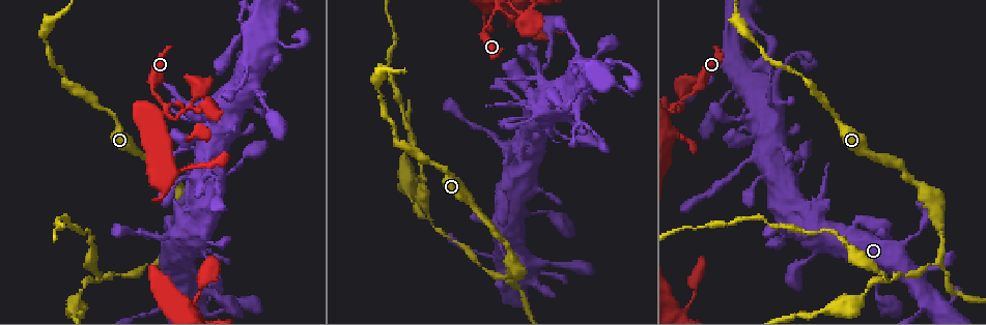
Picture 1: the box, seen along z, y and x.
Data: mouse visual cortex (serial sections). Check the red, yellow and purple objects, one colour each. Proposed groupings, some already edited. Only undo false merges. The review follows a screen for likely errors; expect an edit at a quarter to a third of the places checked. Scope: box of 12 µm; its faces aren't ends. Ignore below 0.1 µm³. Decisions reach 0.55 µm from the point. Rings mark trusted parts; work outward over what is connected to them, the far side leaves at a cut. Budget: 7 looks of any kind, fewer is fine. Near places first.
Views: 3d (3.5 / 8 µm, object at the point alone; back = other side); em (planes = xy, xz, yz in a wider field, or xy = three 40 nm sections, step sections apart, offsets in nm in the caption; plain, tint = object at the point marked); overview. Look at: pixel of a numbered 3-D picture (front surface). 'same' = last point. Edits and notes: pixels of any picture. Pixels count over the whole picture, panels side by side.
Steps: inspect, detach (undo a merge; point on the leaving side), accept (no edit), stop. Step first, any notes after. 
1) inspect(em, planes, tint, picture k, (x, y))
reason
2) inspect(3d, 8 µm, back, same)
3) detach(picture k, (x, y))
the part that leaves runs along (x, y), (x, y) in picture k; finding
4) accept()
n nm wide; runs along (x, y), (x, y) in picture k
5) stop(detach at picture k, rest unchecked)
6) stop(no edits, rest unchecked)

inspect(3d, 8 µm, picture 1, (683, 107))
arms part here

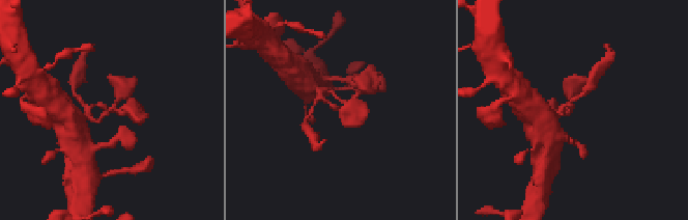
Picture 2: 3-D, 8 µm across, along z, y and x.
inspect(em, xy, step 3, tint, picture 2, (116, 112))
3 arms; arms of 150, 200, 500 nm

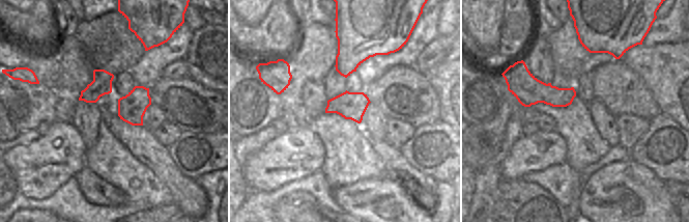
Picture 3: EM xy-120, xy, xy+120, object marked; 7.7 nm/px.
accept()
runs along (321, 98), (336, 108), (347, 103), (355, 111) in picture 2; all the same cell

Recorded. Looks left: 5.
inspect(3d, 3.5 µm, picture 1, (837, 116))
calibre changes

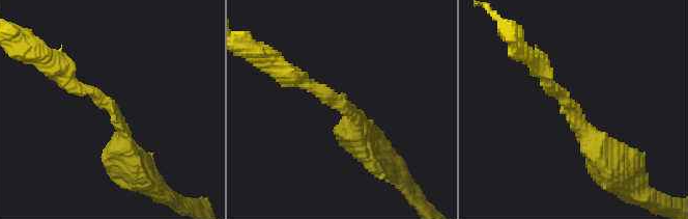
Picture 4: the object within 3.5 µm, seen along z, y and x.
inspect(em, xy, step 1, tint, picture 4, (574, 106))
arms of 200, 400 nm

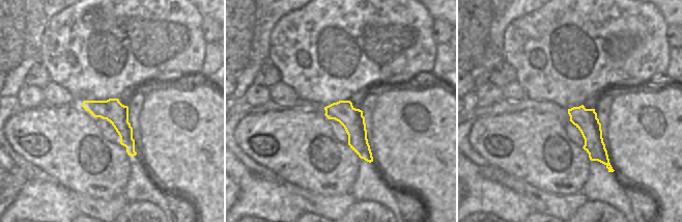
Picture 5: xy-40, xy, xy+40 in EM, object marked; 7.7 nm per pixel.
accept()
all the same cell

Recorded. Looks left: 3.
inspect(3d, 3.5 µm, picture 1, (938, 258))
three arms meet

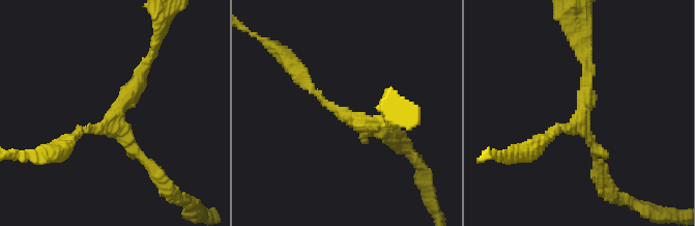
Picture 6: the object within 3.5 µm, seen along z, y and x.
inspect(em, xy, step 5, tint, picture 6, (116, 114))
3 arms; arms of 150, 150, 150 nm; need the tissue

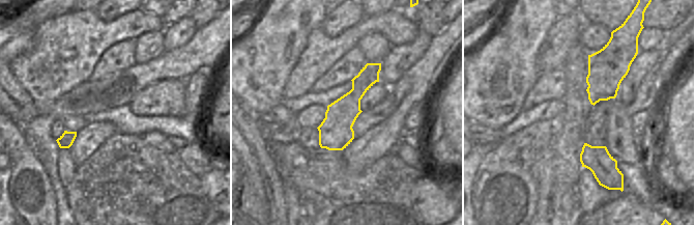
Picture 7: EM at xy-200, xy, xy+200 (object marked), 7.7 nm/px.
accept()
runs along (378, 65), (323, 145) in picture 7; one cell here

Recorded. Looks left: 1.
stop(no edits, rest unchecked)

